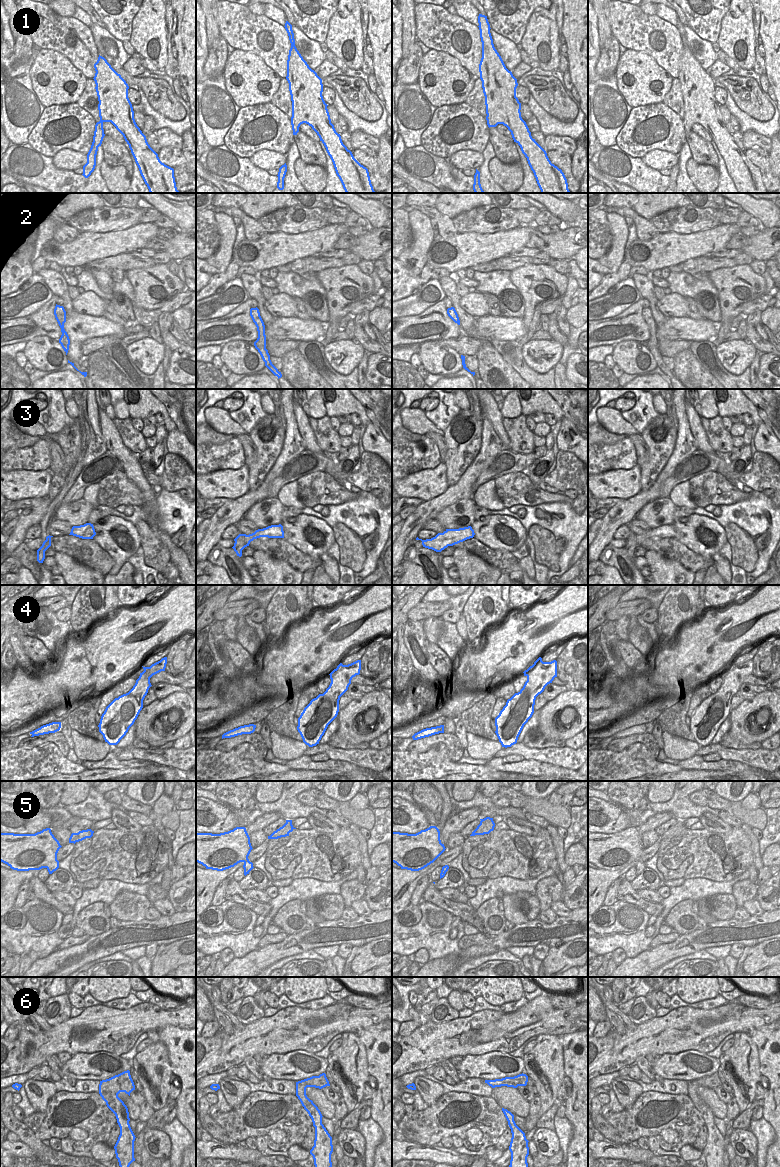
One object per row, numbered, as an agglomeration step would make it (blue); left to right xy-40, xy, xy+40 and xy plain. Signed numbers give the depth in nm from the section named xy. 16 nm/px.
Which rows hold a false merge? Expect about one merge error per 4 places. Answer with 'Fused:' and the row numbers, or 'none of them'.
Fused: 3, 6

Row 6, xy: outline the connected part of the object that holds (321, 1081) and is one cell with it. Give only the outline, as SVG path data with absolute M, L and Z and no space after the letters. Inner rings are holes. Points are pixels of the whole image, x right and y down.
M324 1075L312 1076L304 1080L308 1086L315 1088L324 1088L326 1085L330 1085L328 1079Z

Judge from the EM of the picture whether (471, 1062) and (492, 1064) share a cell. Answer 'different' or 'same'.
same

